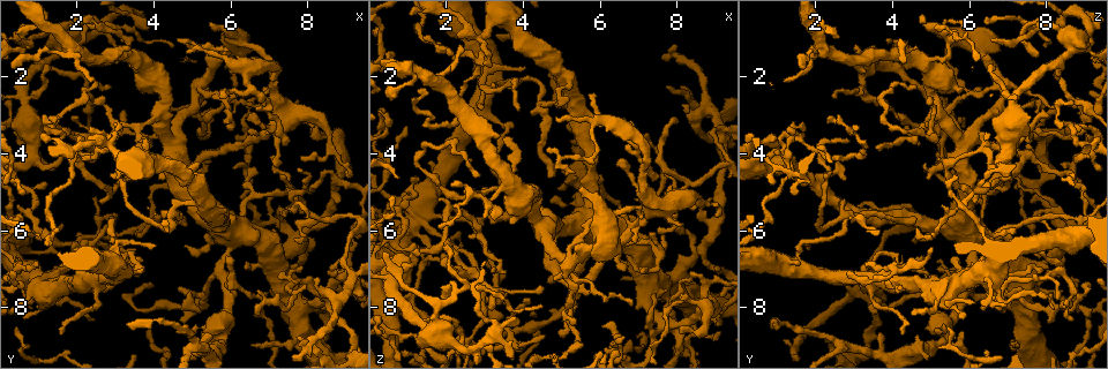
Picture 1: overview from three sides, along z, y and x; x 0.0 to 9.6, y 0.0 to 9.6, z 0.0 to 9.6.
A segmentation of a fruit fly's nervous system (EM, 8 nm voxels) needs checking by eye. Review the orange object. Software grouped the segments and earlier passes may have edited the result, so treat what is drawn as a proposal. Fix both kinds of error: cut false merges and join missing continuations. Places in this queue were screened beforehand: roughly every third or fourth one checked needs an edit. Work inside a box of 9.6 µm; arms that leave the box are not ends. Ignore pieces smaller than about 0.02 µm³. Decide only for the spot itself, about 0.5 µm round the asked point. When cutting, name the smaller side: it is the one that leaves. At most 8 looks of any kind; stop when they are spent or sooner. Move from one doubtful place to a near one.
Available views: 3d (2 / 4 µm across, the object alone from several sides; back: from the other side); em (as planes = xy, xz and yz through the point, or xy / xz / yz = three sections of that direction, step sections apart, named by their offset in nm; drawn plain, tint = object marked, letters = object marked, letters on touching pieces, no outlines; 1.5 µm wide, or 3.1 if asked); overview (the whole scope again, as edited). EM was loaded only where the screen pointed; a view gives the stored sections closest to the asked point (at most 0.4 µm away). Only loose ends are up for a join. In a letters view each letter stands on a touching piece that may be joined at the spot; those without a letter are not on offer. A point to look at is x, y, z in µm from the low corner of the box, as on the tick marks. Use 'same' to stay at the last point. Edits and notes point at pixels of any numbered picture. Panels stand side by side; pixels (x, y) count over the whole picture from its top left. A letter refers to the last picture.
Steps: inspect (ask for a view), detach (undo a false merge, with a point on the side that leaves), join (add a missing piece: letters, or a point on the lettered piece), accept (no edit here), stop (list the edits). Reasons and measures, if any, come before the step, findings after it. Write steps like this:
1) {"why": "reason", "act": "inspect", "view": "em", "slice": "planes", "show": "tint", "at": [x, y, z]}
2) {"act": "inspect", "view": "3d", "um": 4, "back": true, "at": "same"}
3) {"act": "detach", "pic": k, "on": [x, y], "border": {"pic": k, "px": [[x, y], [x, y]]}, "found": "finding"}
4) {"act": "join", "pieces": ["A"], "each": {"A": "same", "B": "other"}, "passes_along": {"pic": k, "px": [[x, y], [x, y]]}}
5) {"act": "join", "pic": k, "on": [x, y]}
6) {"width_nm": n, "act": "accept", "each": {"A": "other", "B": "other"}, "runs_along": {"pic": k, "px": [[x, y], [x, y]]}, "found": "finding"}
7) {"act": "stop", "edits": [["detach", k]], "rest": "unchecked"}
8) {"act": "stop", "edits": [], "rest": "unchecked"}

{"why": "narrows sharply", "act": "inspect", "view": "3d", "um": 2, "at": [2.45, 3.60, 5.15]}

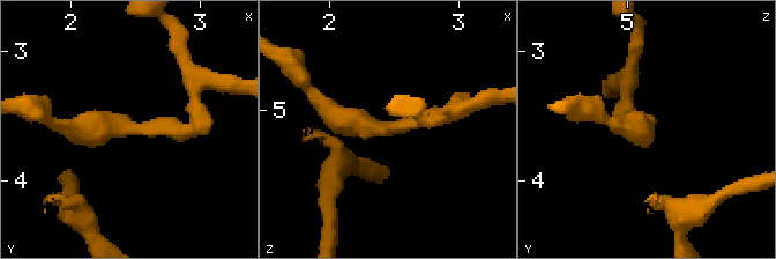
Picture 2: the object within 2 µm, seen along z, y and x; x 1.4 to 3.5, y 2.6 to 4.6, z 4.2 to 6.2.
{"act": "inspect", "view": "em", "slice": "planes", "show": "tint", "at": [2.48, 3.58, 5.10]}

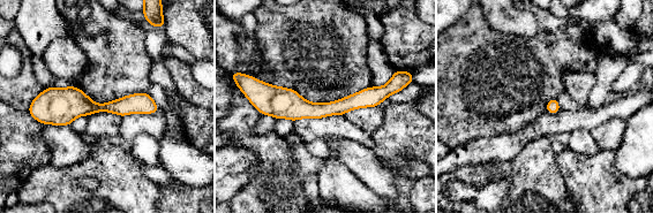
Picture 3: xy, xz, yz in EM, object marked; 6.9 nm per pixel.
{"why": "see the neighbours", "act": "inspect", "view": "em", "slice": "planes", "show": "letters", "at": "same"}

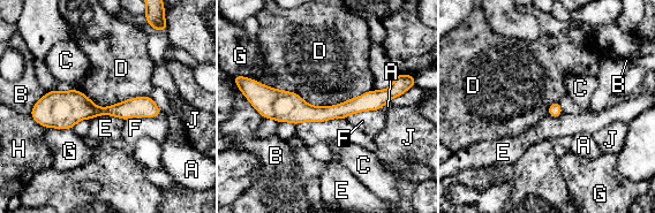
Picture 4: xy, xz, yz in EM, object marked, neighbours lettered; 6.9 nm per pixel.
{"longest_contact_nm": ["D", 700], "act": "accept", "each": {"A": "other", "B": "other", "C": "other", "D": "other", "E": "other", "F": "other", "G": "other", "H": "other", "J": "other"}, "found": "all the same neuron"}

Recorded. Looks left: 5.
{"why": "thick end", "act": "inspect", "view": "3d", "um": 4, "at": [3.75, 6.95, 2.30]}

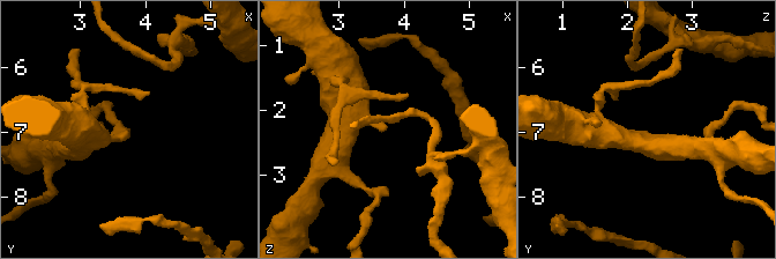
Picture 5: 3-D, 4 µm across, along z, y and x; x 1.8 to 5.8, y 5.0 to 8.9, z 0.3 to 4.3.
{"why": "shape alone is not enough", "act": "inspect", "view": "em", "slice": "xz", "step": 8, "show": "tint", "at": [3.75, 7.00, 2.25]}

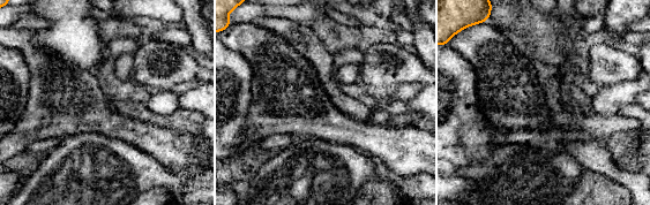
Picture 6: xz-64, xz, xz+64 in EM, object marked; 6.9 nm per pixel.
{"why": "cut it another way", "act": "inspect", "view": "em", "slice": "planes", "show": "letters", "at": "same"}

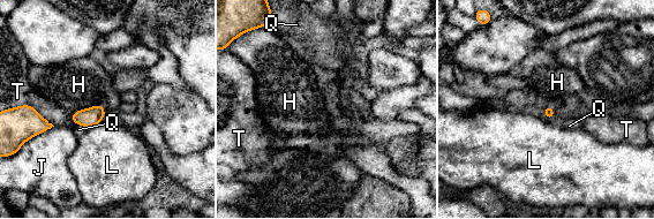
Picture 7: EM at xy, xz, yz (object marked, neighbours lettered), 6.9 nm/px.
{"act": "accept", "each": {"H": "other", "J": "other", "L": "other", "Q": "other", "T": "other"}, "border": {"pic": 7, "px": [[100, 103], [72, 113]]}, "found": "no lettered piece goes on from it"}

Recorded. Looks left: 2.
{"why": "an open end", "act": "inspect", "view": "em", "slice": "xy", "step": 4, "show": "letters", "at": [5.15, 4.20, 2.60]}

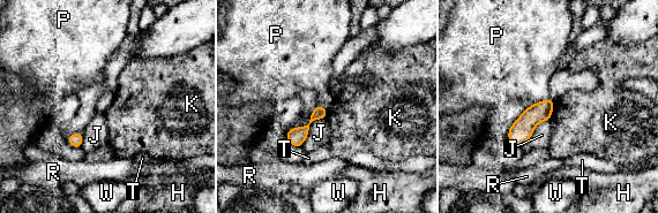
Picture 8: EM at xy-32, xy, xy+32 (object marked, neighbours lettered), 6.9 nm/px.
{"why": "cut it another way", "act": "inspect", "view": "em", "slice": "planes", "show": "letters", "at": "same"}

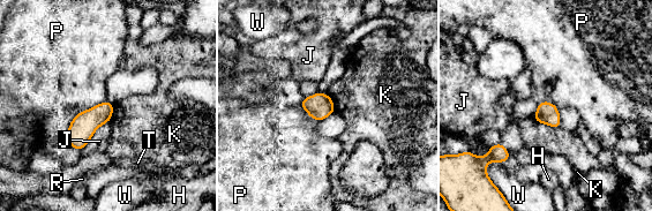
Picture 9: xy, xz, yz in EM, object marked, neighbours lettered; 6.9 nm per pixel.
{"longest_contact_nm": ["J", 300], "act": "accept", "each": {"H": "other", "J": "other", "K": "other", "P": "other", "R": "other", "T": "other", "W": "other"}, "border": {"pic": 9, "px": [[105, 99], [79, 113]]}, "found": "no lettered piece goes on from it"}

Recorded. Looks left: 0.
{"act": "stop", "edits": [], "rest": "unchecked"}

